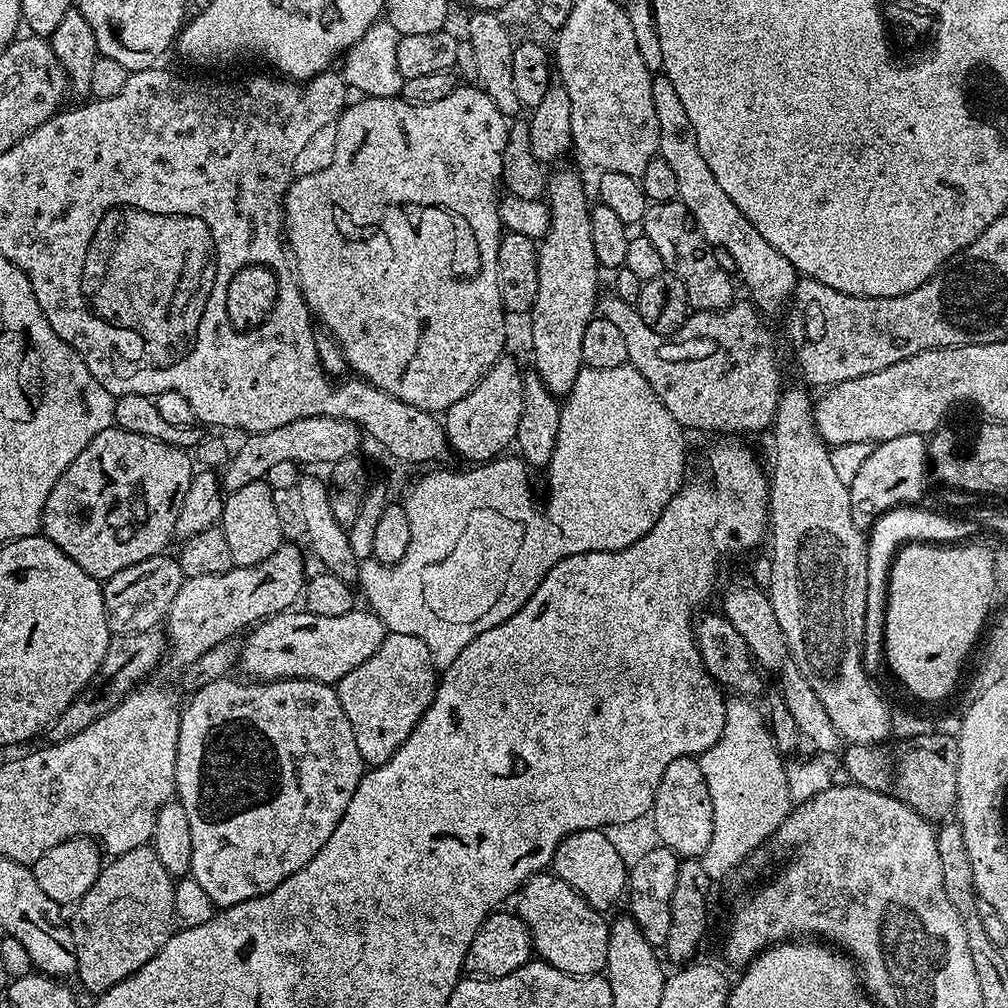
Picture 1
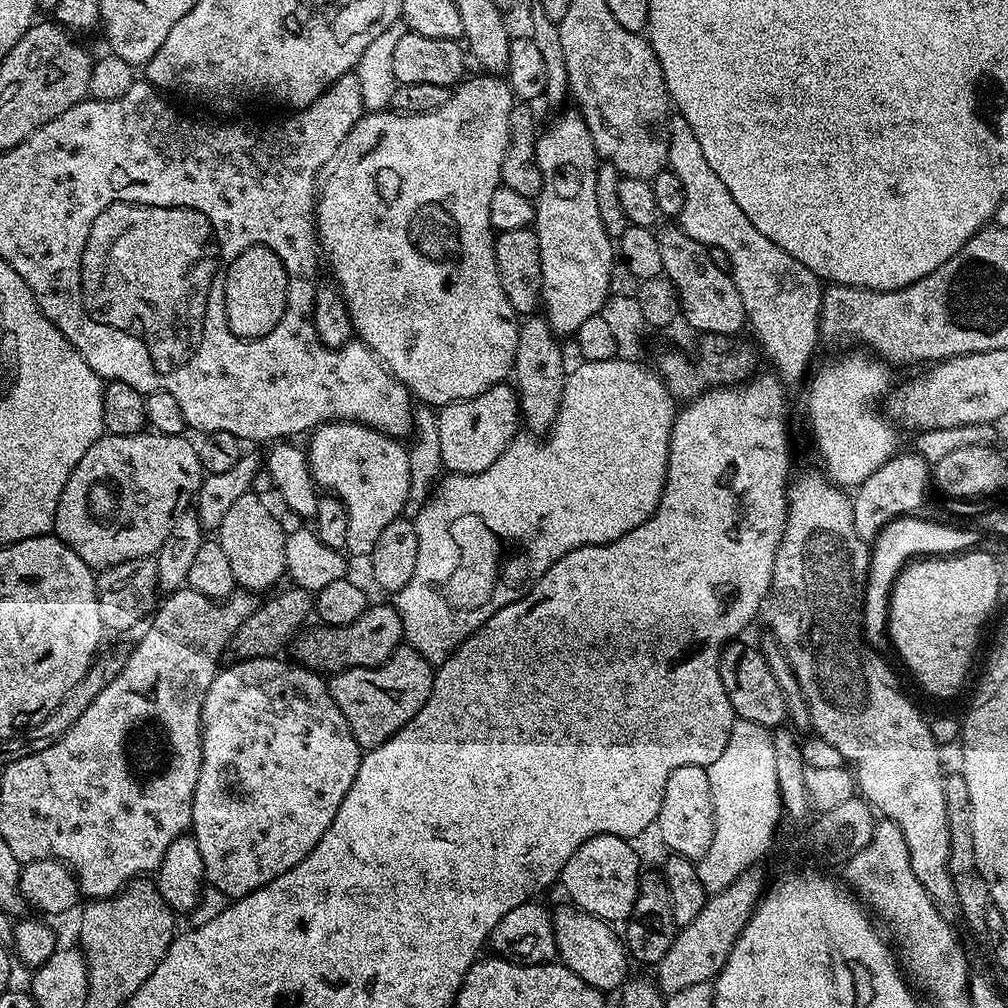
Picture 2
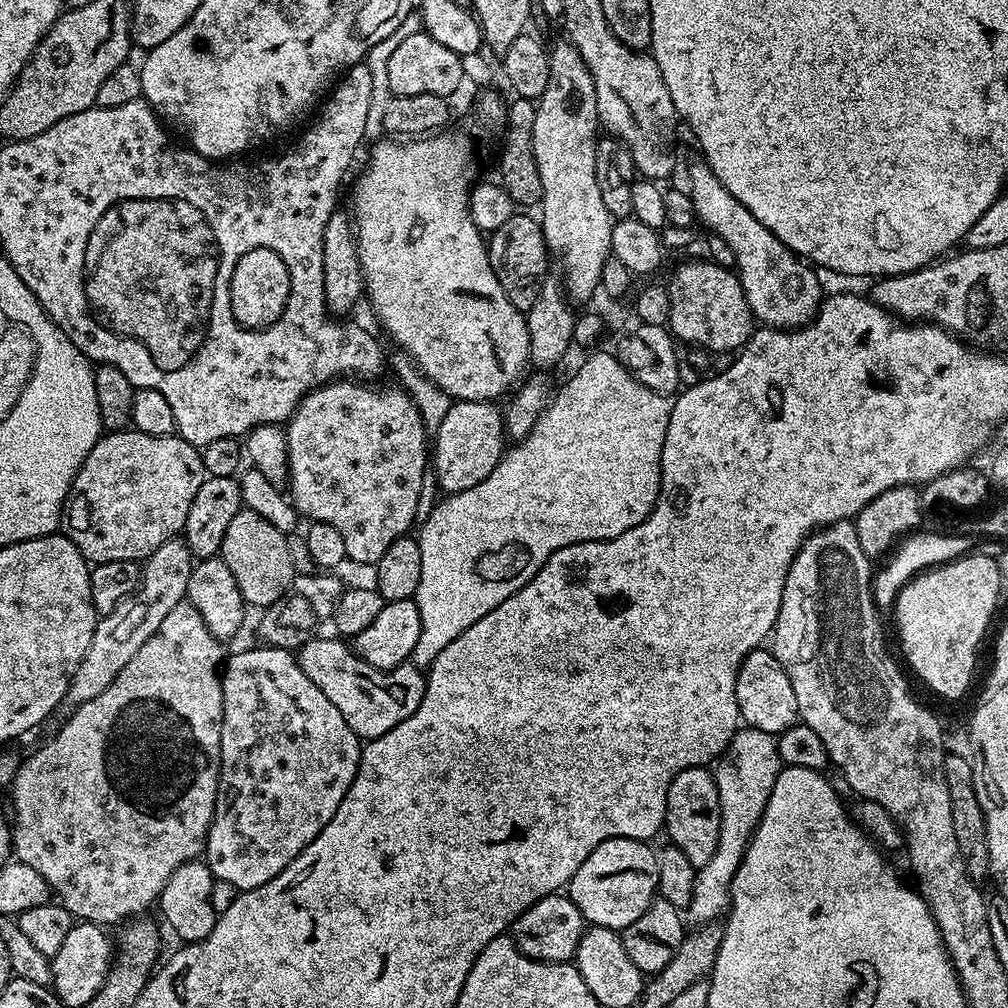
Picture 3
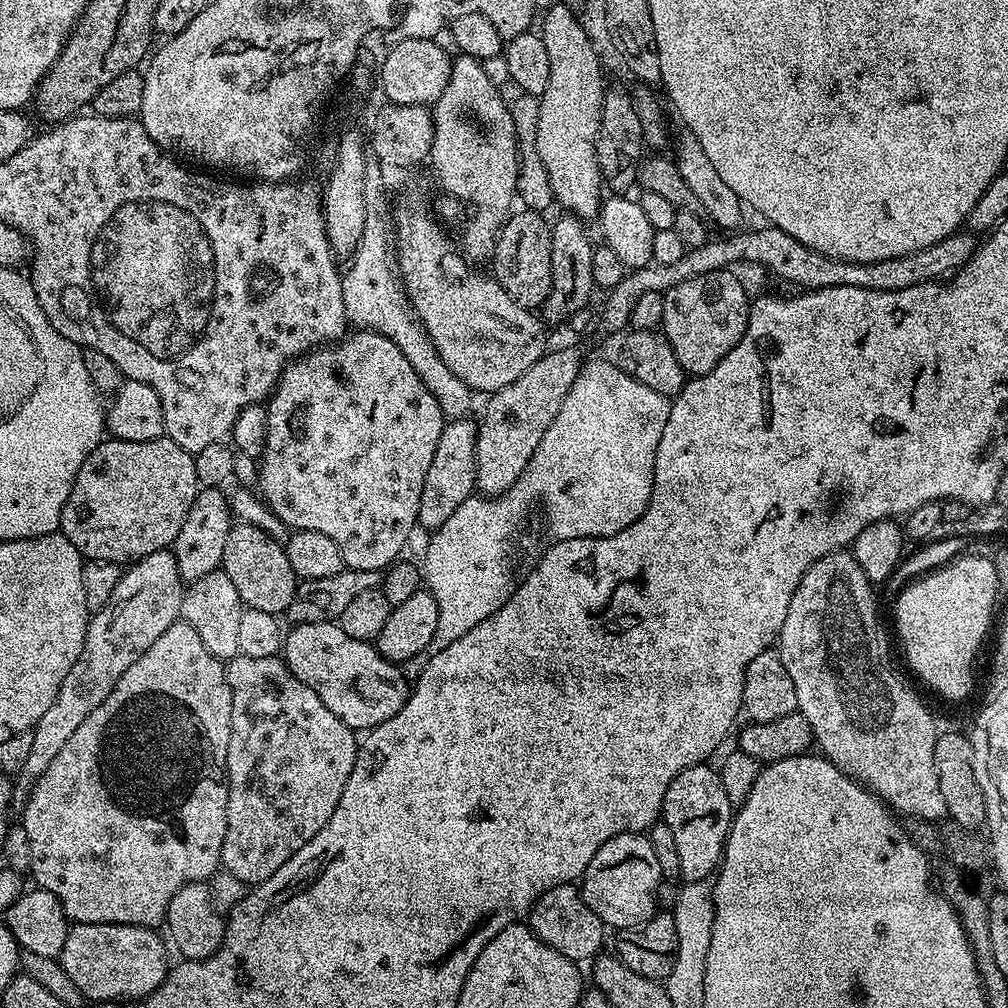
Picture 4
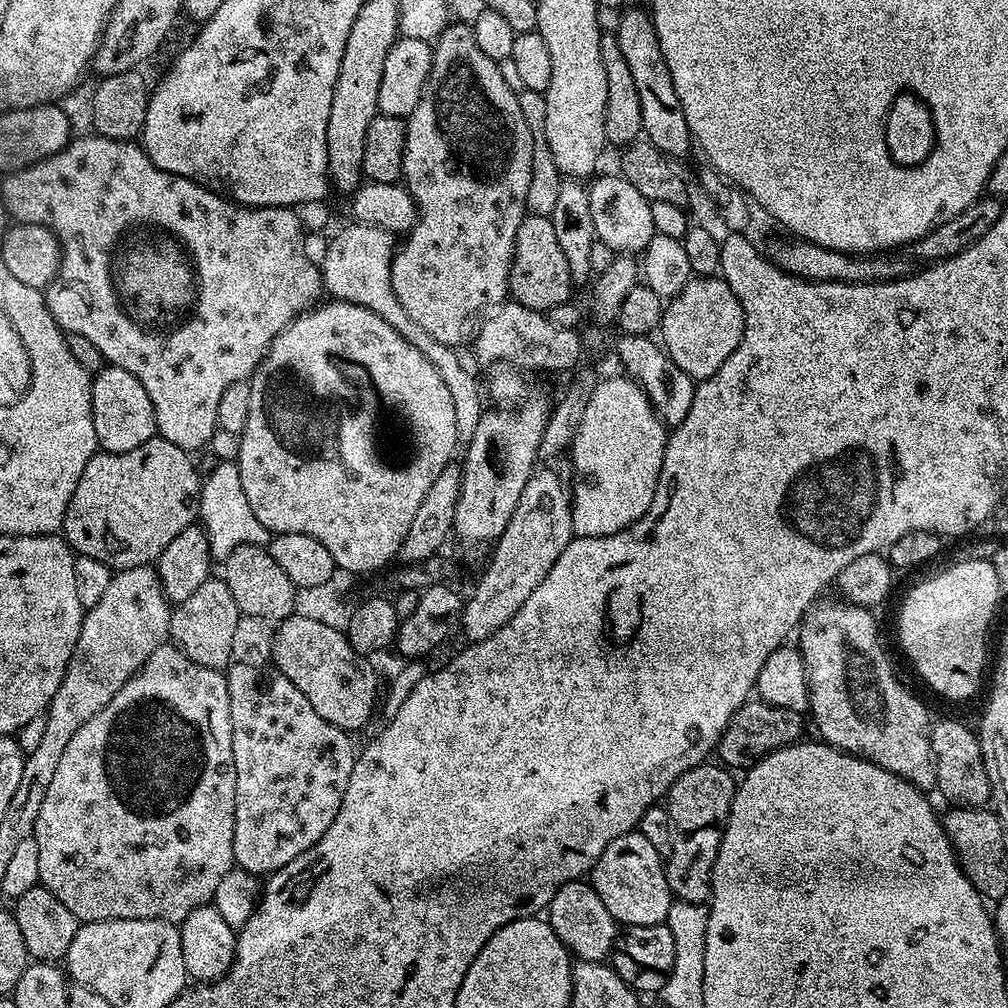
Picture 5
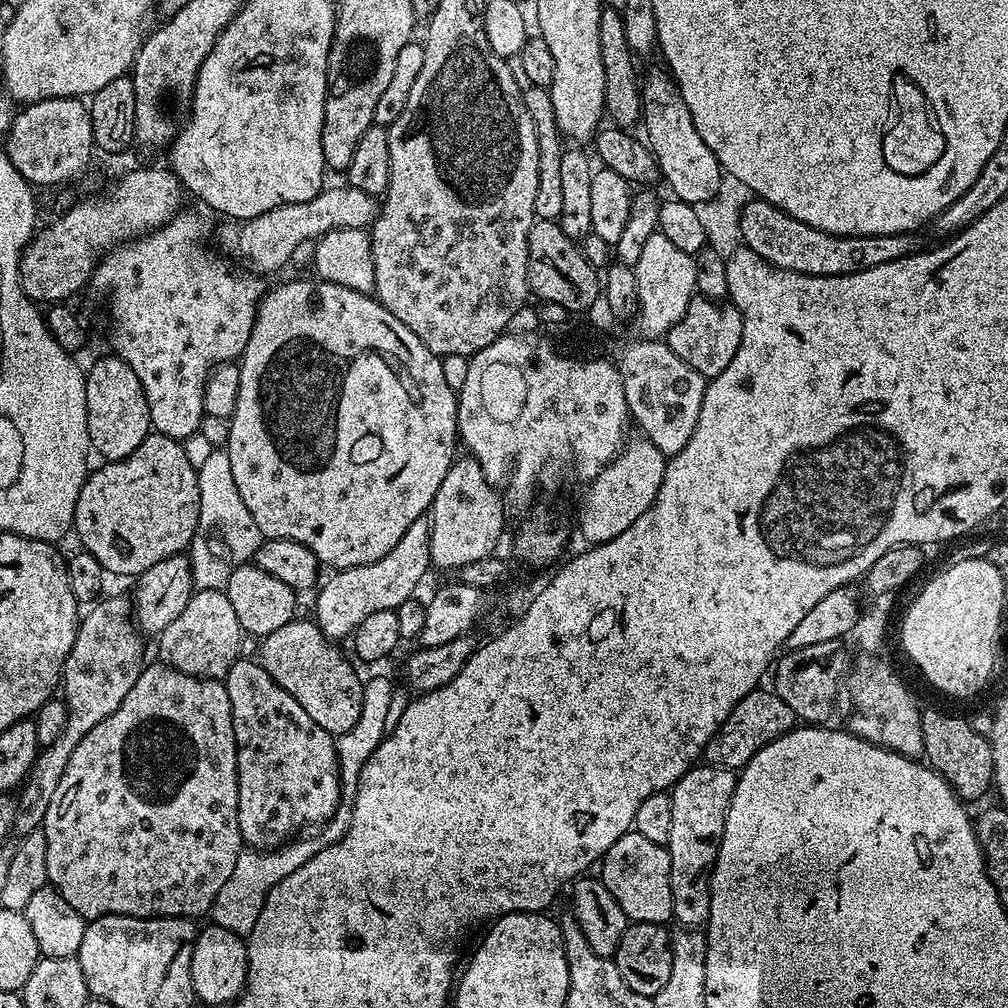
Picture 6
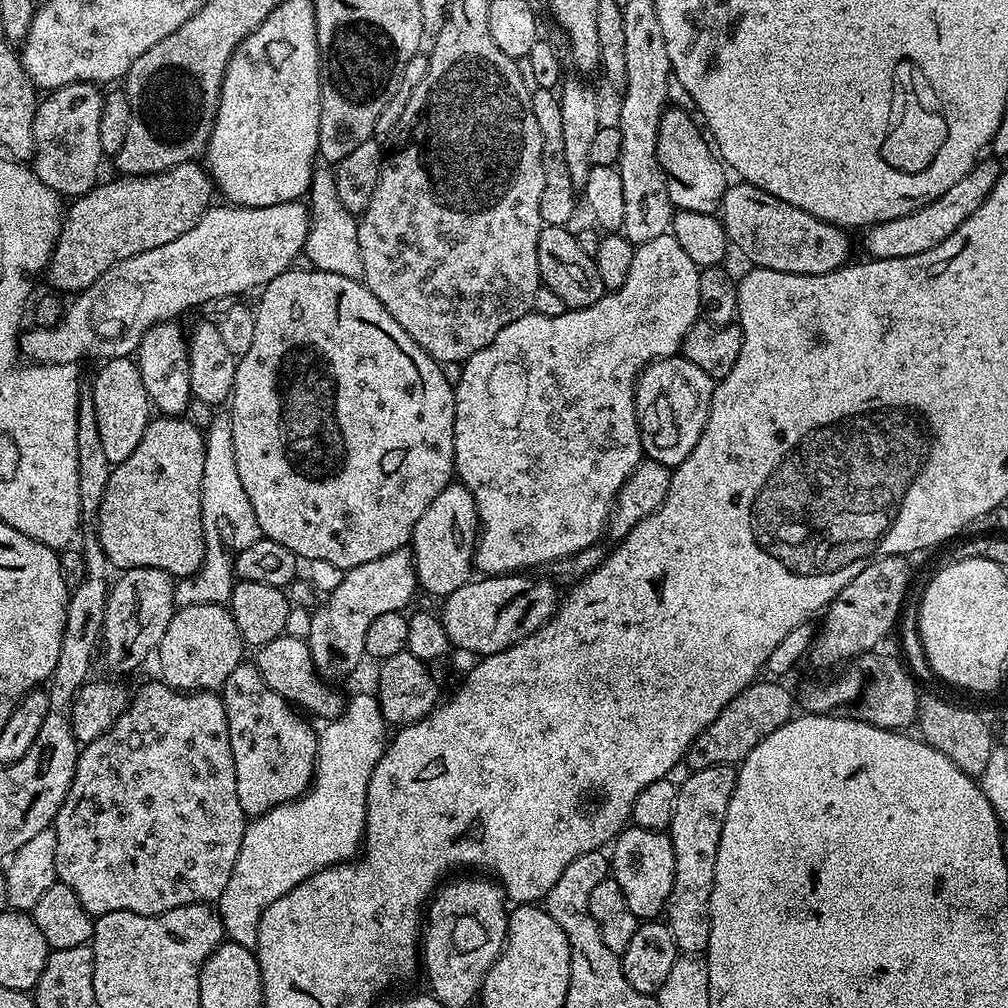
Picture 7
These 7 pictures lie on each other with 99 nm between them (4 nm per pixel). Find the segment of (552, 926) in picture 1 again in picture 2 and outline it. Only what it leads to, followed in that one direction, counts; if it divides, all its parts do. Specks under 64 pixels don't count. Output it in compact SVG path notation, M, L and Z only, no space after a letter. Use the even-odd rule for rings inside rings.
M567 907L552 912L552 933L556 939L556 956L559 963L578 974L582 982L594 986L602 993L611 993L611 988L619 989L629 975L627 972L630 957L617 929L615 932L612 929L615 927L609 921L600 920L589 912L583 912L581 908Z

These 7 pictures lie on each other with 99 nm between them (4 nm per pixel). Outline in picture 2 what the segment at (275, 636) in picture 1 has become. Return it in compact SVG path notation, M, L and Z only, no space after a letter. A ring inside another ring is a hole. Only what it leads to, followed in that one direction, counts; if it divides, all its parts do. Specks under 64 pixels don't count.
M373 603L353 624L338 626L337 628L316 626L313 632L308 631L309 630L301 631L294 644L297 654L300 655L297 656L299 663L303 664L305 668L319 670L324 674L345 672L347 668L377 668L378 665L384 664L394 655L404 640L402 618L398 614L398 610L391 603Z

